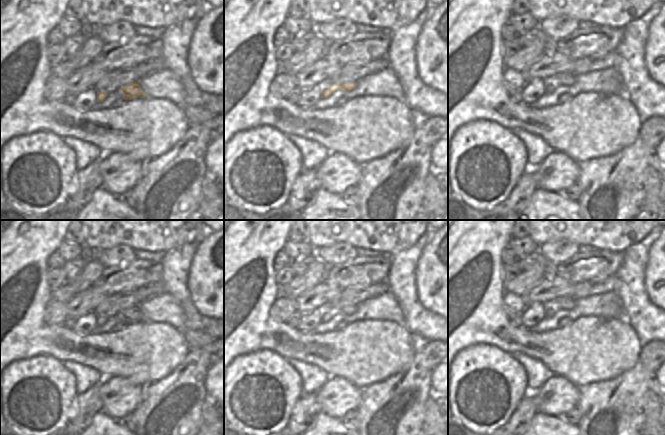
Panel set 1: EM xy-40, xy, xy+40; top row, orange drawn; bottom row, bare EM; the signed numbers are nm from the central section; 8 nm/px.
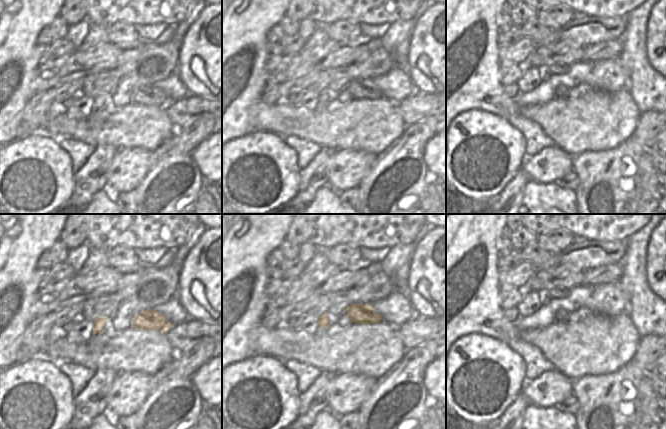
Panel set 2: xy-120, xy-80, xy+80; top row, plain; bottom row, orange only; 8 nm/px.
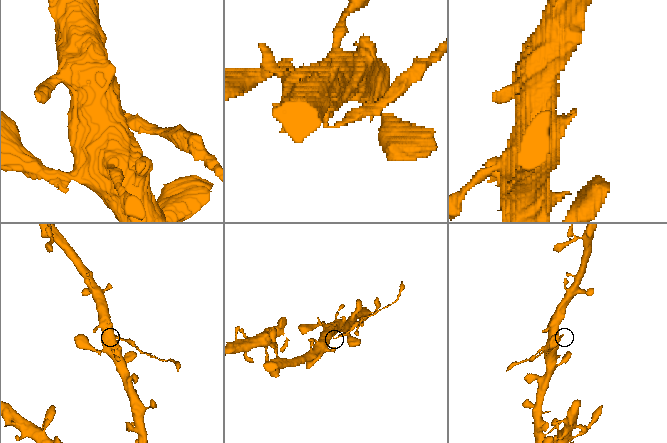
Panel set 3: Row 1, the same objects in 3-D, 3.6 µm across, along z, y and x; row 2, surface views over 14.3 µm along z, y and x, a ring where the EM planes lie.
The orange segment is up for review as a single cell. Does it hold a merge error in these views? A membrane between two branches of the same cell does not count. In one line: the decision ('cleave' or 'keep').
cleave

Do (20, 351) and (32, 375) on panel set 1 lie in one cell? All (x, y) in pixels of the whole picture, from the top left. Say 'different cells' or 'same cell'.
different cells

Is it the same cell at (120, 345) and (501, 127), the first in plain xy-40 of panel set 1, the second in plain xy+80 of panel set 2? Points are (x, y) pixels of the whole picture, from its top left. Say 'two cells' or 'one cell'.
two cells

